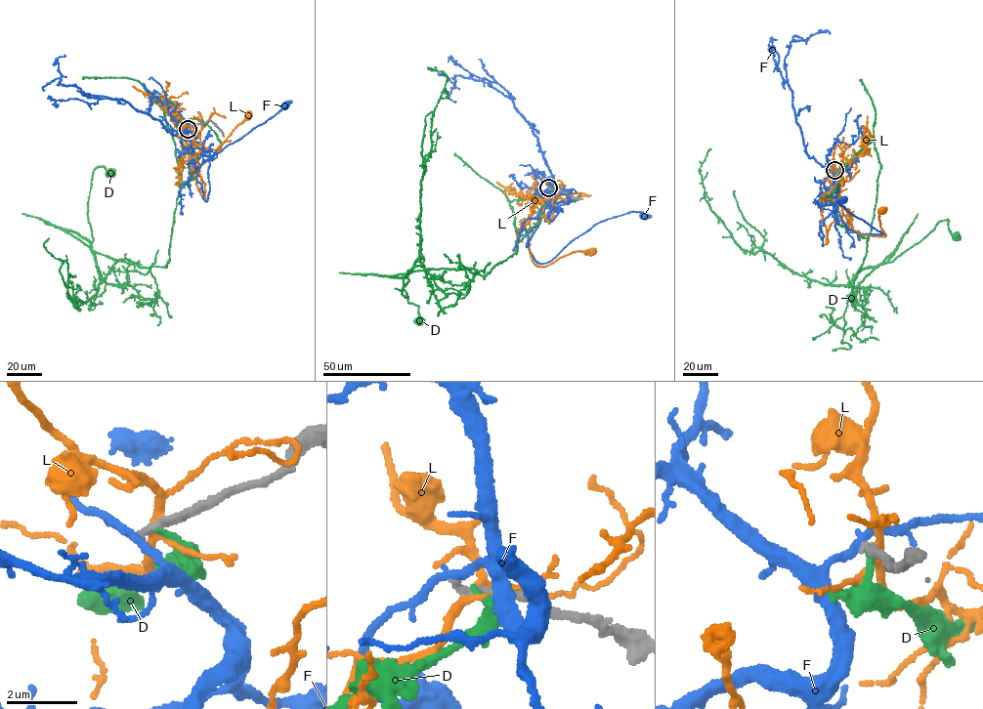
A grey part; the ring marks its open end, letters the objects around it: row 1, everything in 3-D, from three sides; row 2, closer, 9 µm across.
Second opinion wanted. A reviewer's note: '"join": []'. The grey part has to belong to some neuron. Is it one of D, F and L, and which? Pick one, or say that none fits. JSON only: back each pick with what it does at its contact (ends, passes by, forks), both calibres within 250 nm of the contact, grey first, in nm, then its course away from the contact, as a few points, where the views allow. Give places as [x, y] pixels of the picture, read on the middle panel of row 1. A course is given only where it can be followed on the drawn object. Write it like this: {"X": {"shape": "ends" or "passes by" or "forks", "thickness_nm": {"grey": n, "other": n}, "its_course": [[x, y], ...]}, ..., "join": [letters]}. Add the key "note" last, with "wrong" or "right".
{"join": [], "note": "right"}

